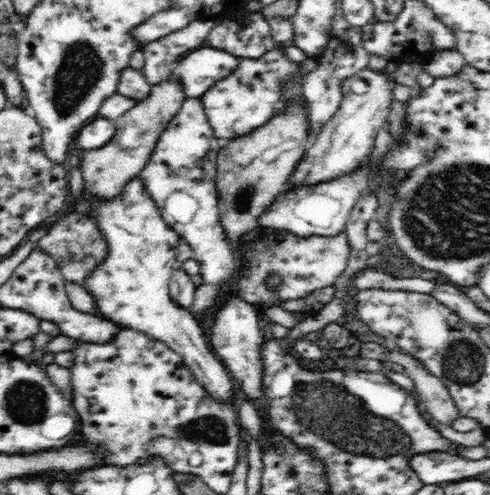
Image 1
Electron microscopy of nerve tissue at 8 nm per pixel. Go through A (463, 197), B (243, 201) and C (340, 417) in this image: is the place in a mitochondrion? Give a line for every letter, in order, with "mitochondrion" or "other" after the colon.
A: mitochondrion
B: mitochondrion
C: mitochondrion

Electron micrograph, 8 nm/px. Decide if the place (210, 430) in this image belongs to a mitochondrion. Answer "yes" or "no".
yes

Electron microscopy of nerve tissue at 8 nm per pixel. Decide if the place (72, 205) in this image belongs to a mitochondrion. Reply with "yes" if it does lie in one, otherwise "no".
no

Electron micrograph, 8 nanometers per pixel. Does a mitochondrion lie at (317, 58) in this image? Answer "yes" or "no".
no

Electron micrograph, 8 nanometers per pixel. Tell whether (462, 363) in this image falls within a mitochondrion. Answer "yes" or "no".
yes

